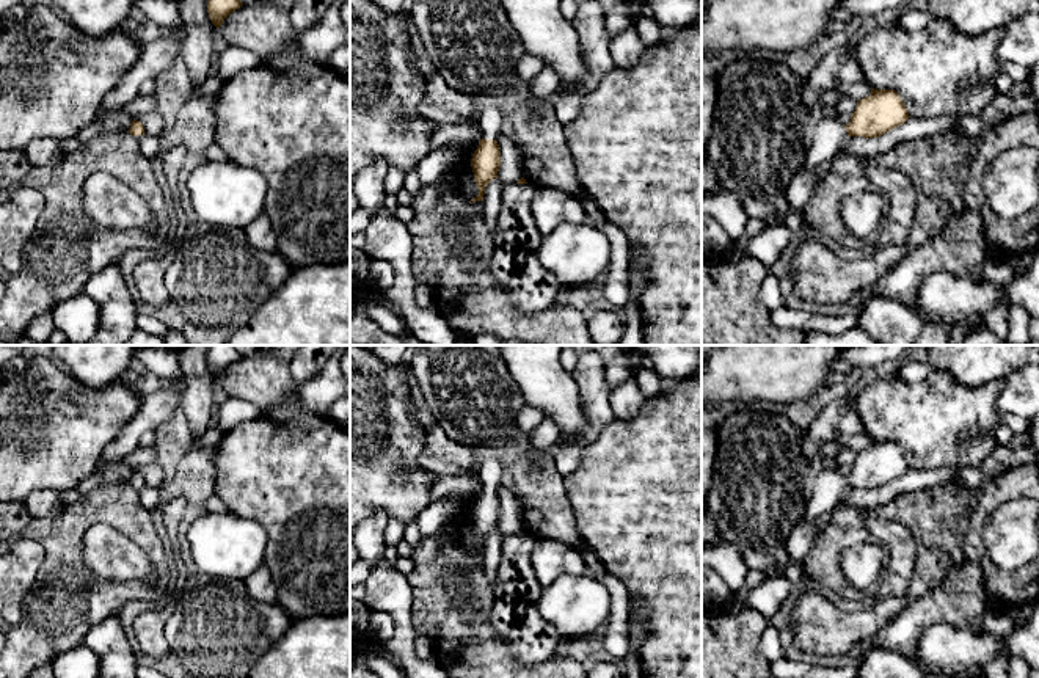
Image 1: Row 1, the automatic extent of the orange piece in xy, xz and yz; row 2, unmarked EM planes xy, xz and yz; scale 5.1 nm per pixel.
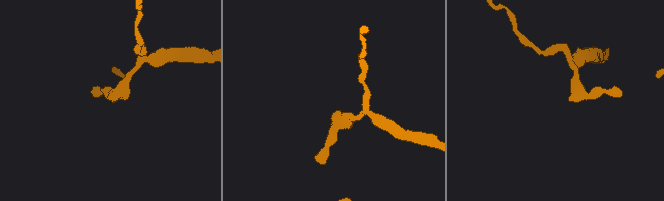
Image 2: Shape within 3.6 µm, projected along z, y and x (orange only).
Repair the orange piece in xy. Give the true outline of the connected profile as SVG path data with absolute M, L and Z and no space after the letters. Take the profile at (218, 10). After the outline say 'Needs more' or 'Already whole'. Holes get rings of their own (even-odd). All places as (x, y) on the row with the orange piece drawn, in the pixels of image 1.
M209 0L207 2L207 13L212 24L220 28L223 20L239 9L243 3L240 0Z. Already whole

